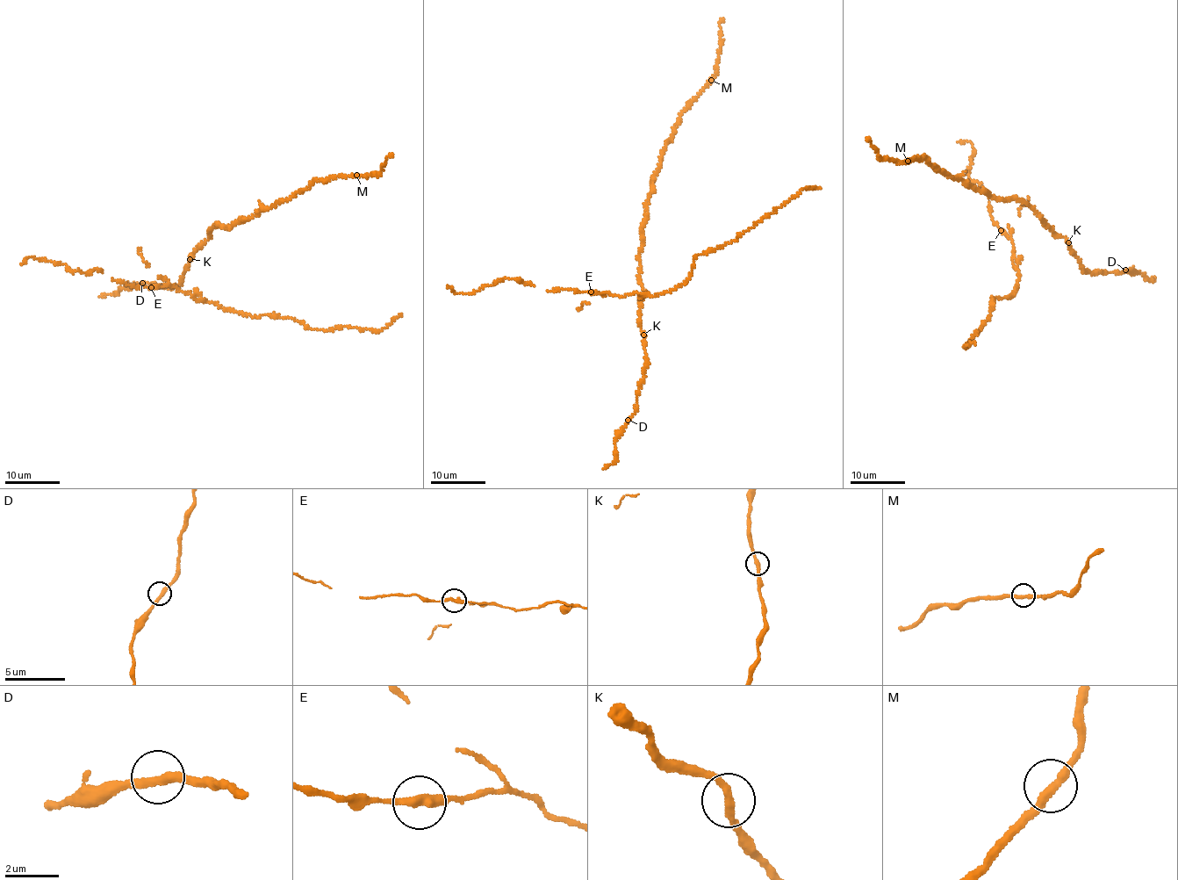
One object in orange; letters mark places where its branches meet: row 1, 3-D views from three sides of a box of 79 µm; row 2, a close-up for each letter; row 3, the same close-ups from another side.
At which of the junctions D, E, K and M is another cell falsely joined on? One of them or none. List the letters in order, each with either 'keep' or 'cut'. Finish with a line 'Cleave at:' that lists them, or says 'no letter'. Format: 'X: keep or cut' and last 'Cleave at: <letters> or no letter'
D: keep
E: keep
K: keep
M: keep
Cleave at: no letter

